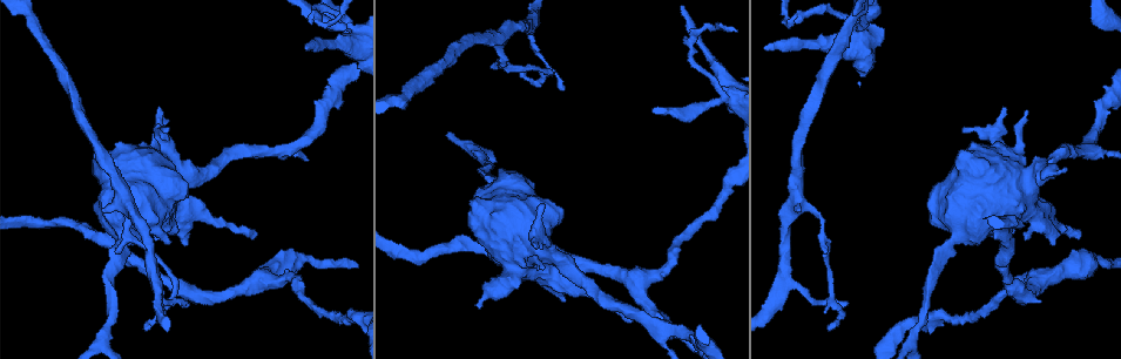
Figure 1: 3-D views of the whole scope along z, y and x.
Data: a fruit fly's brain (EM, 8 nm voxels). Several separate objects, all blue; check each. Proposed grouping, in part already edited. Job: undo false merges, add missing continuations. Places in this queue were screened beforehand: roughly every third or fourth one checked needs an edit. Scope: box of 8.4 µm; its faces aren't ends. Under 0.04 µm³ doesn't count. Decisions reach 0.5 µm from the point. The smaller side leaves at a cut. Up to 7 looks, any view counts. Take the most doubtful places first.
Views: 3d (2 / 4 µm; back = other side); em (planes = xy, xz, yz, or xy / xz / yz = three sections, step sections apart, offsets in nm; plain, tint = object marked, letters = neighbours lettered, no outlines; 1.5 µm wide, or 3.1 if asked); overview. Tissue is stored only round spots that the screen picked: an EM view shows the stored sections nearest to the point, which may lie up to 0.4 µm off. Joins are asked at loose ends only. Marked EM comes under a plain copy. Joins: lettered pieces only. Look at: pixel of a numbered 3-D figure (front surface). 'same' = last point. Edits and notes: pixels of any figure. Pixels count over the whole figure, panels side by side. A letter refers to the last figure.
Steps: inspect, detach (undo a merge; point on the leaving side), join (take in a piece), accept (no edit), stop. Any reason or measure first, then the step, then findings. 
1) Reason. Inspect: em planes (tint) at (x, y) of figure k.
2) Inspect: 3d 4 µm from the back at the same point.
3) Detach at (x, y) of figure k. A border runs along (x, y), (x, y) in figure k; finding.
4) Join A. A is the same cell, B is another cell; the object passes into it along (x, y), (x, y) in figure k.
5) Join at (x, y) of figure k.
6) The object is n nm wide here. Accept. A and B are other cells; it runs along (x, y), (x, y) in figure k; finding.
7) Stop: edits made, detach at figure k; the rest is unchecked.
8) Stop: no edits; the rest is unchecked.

Branch stops here. Inspect: em xz step 8 (letters) at (188, 244) of figure 1.

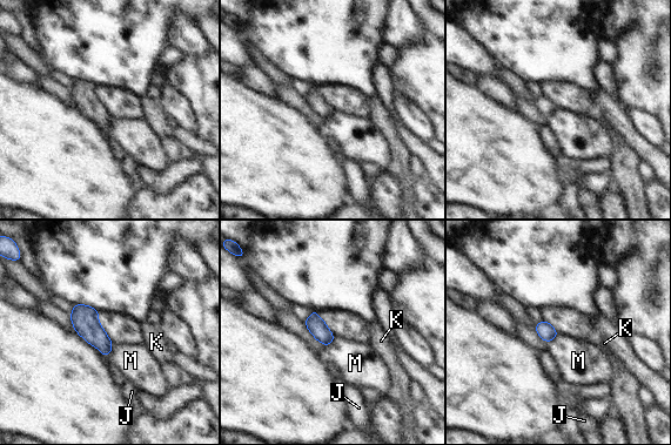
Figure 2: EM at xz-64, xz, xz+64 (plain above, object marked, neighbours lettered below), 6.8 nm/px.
The longest contact is with M, 110 nm. Accept. J, K and M are other cells; a border runs along (113, 344), (112, 351), (106, 357) in figure 2; none of them fits.

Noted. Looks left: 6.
Branch stops here. Inspect: 3d 4 µm at (534, 246) of figure 1.

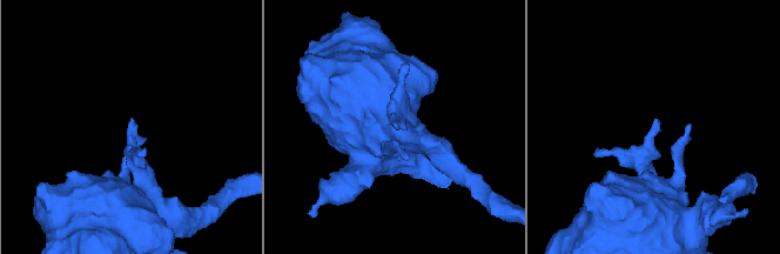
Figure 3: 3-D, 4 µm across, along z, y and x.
Inspect: em planes (letters) at (658, 121) of figure 3.

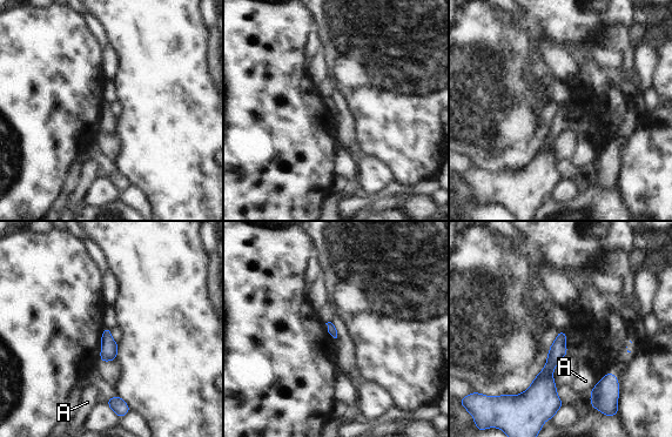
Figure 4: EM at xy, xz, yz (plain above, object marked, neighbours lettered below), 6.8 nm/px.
Accept. A is another cell; it runs along (562, 334), (548, 370), (556, 404) in figure 4; no lettered piece goes on from it.

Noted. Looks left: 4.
Stop: no edits; the rest is unchecked.

